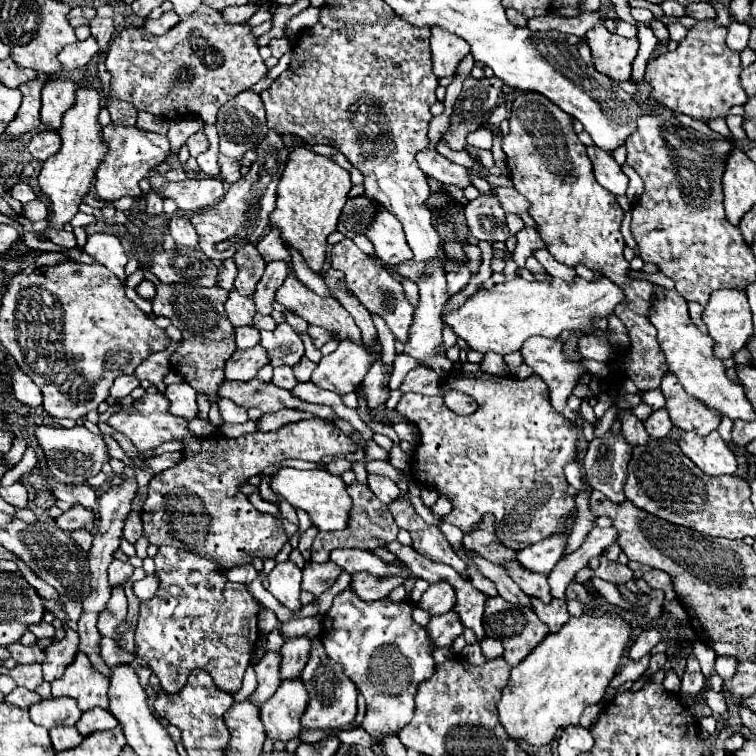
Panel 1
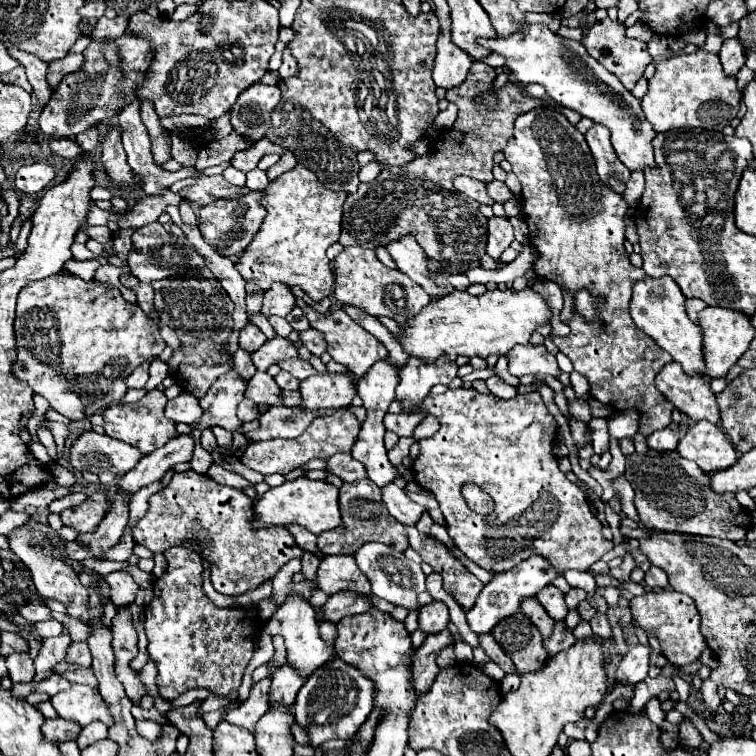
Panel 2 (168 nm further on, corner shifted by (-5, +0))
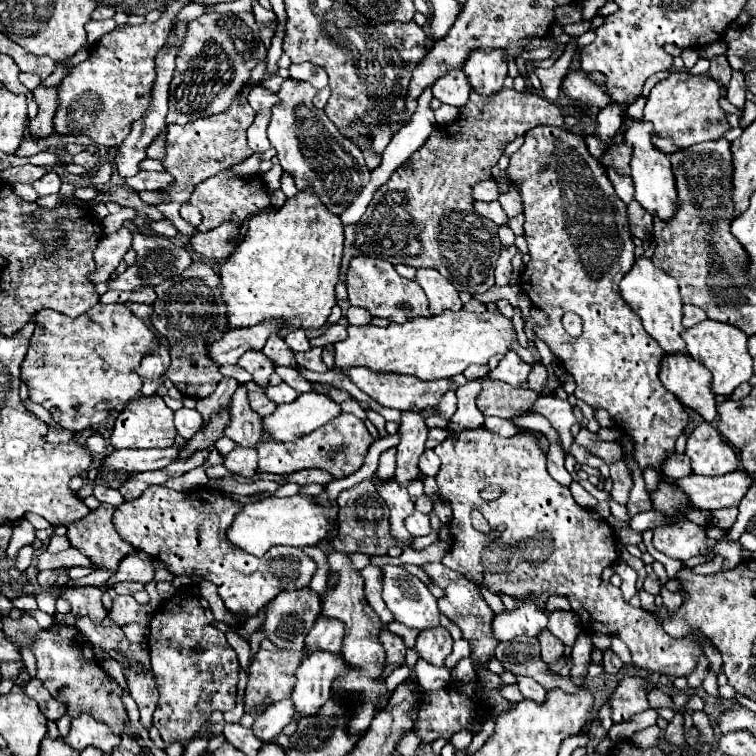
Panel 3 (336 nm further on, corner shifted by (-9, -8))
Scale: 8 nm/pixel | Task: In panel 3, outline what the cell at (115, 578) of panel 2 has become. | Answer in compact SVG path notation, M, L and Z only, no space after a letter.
M116 596L108 618L116 626L126 626L132 622L148 622L152 618L152 608L140 606L132 596Z

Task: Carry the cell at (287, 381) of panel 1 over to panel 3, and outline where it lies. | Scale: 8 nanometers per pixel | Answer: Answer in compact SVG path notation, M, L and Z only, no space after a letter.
M282 382L278 386L268 386L266 396L268 396L268 400L272 400L276 404L286 404L286 402L294 402L298 398L298 392Z

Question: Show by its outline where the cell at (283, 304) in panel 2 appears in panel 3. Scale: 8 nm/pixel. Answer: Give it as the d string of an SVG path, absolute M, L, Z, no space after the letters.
M250 326L246 330L230 330L220 340L206 346L208 356L216 366L236 364L246 350L262 350L274 326Z

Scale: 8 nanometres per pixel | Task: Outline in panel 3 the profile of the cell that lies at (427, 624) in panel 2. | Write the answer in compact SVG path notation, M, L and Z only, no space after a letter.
M438 626L434 630L424 630L424 632L420 632L414 650L428 664L444 666L444 660L452 650L452 638L450 638L448 630L442 626Z

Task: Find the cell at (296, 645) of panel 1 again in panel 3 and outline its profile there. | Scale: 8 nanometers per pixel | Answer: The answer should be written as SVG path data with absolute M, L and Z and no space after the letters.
M286 698L286 702L276 702L274 706L270 706L270 710L266 710L252 726L252 732L256 738L268 742L274 736L278 736L282 732L282 728L286 724L290 724L294 720L294 706L292 700Z

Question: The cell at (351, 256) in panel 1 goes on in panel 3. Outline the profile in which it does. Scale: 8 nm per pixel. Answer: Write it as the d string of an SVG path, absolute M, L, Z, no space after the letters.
M358 256L350 262L348 302L352 306L366 308L372 316L380 316L380 318L386 318L386 320L398 322L398 324L402 324L410 318L418 318L418 316L428 318L430 316L428 298L416 282L402 278L390 262L378 260L378 258L368 258L368 256Z

